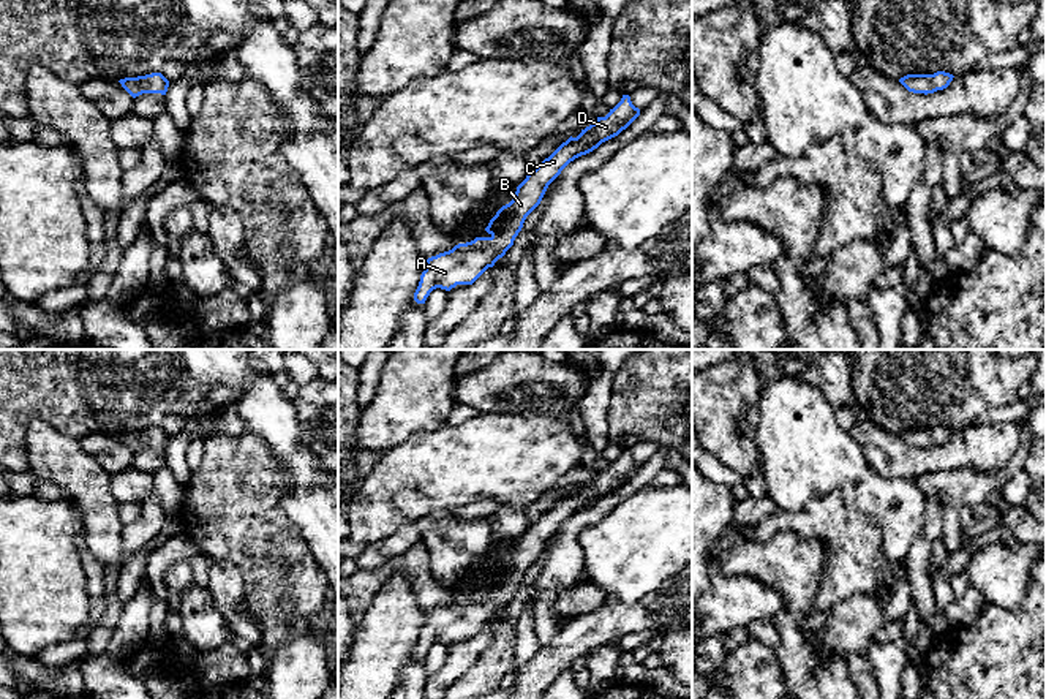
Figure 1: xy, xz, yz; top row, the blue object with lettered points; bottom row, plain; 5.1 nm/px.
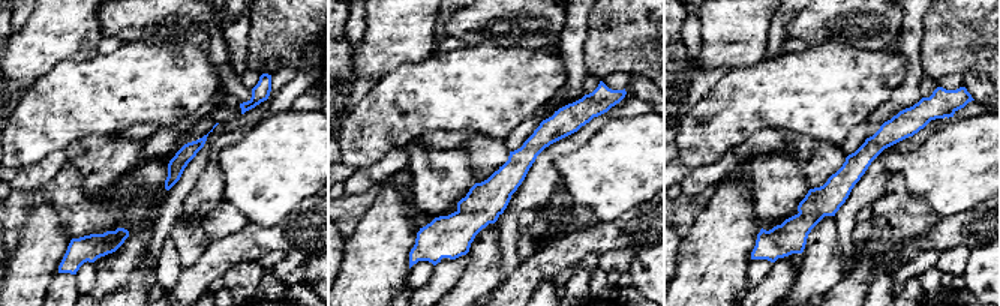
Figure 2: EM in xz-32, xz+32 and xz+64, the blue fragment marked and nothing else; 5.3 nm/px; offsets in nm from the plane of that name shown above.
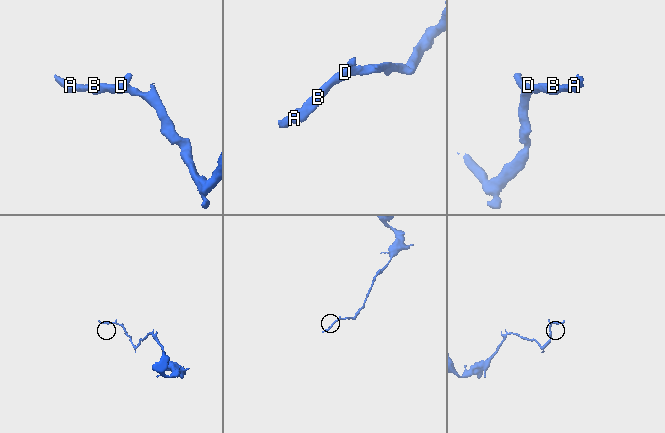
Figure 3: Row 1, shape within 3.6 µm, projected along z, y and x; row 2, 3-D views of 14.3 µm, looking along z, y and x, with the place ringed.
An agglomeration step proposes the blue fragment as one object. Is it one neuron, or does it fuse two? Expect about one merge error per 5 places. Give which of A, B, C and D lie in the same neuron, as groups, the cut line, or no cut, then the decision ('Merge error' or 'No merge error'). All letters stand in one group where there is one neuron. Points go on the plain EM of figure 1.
Groups: A B C D. No split. No merge error

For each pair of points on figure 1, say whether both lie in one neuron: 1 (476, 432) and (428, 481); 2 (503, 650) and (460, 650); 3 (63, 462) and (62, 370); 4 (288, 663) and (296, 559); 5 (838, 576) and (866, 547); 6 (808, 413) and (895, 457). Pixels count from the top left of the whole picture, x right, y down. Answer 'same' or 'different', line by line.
1: same
2: different
3: different
4: different
5: same
6: different

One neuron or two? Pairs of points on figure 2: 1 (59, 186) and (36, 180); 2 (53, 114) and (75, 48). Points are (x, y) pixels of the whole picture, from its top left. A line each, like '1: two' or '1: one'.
1: two
2: two

